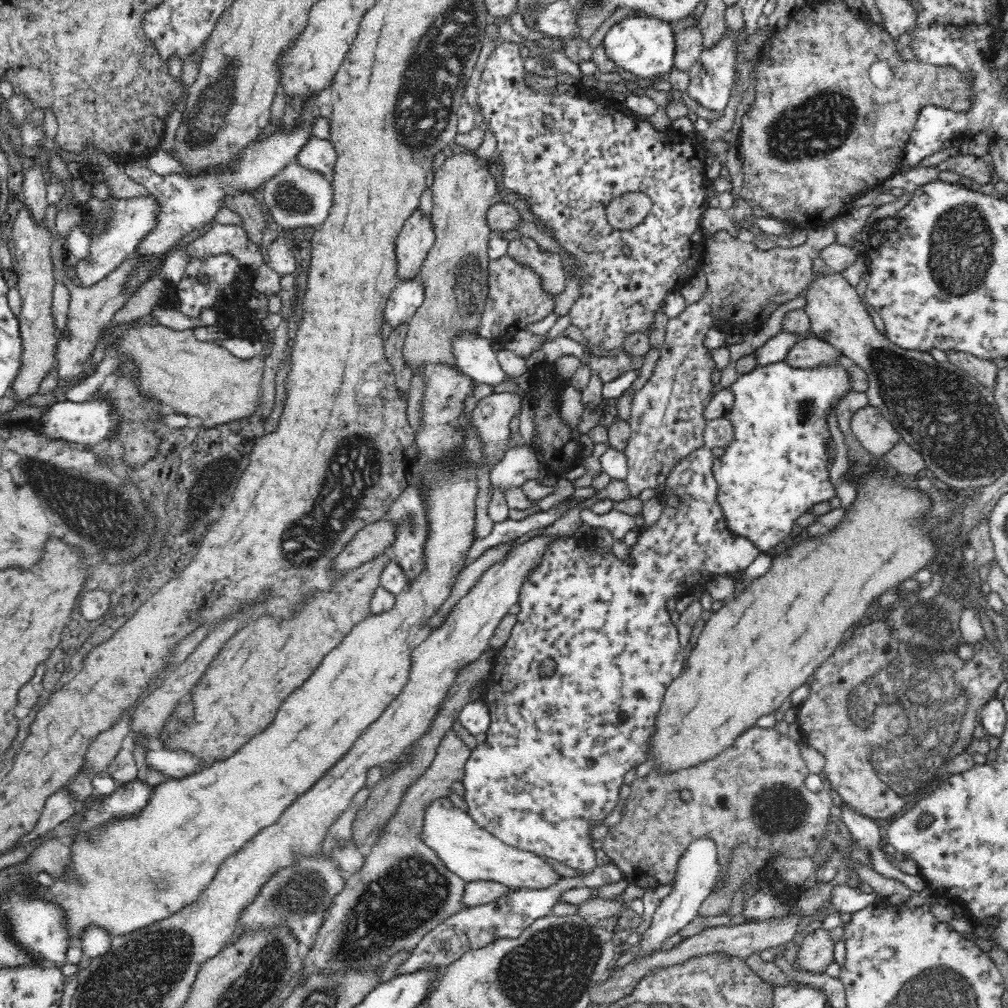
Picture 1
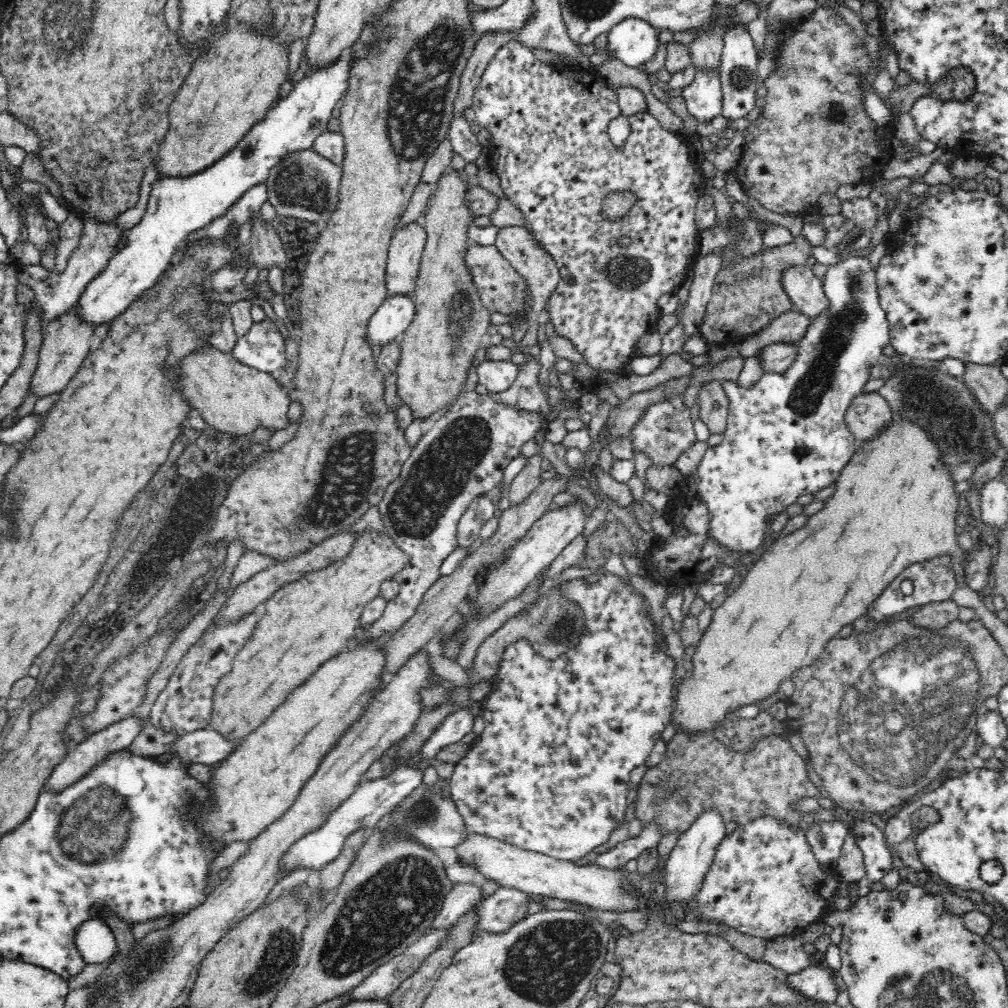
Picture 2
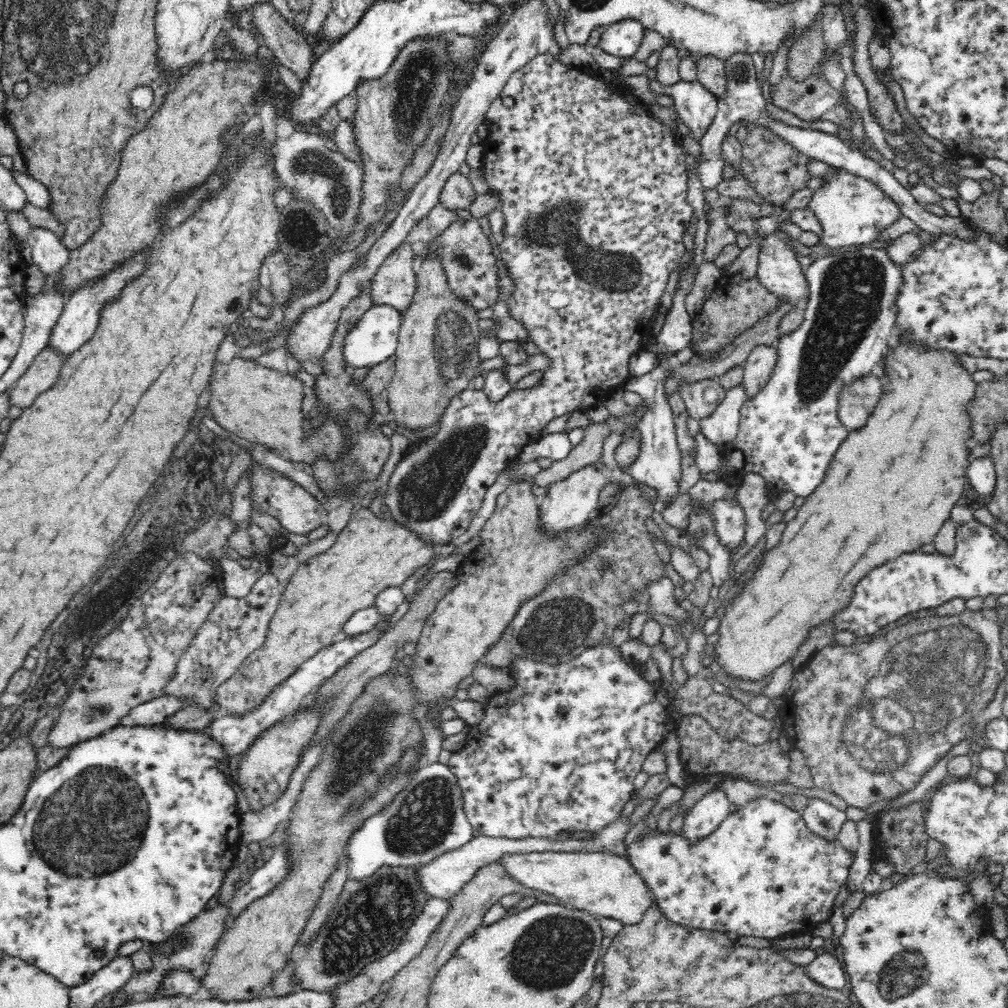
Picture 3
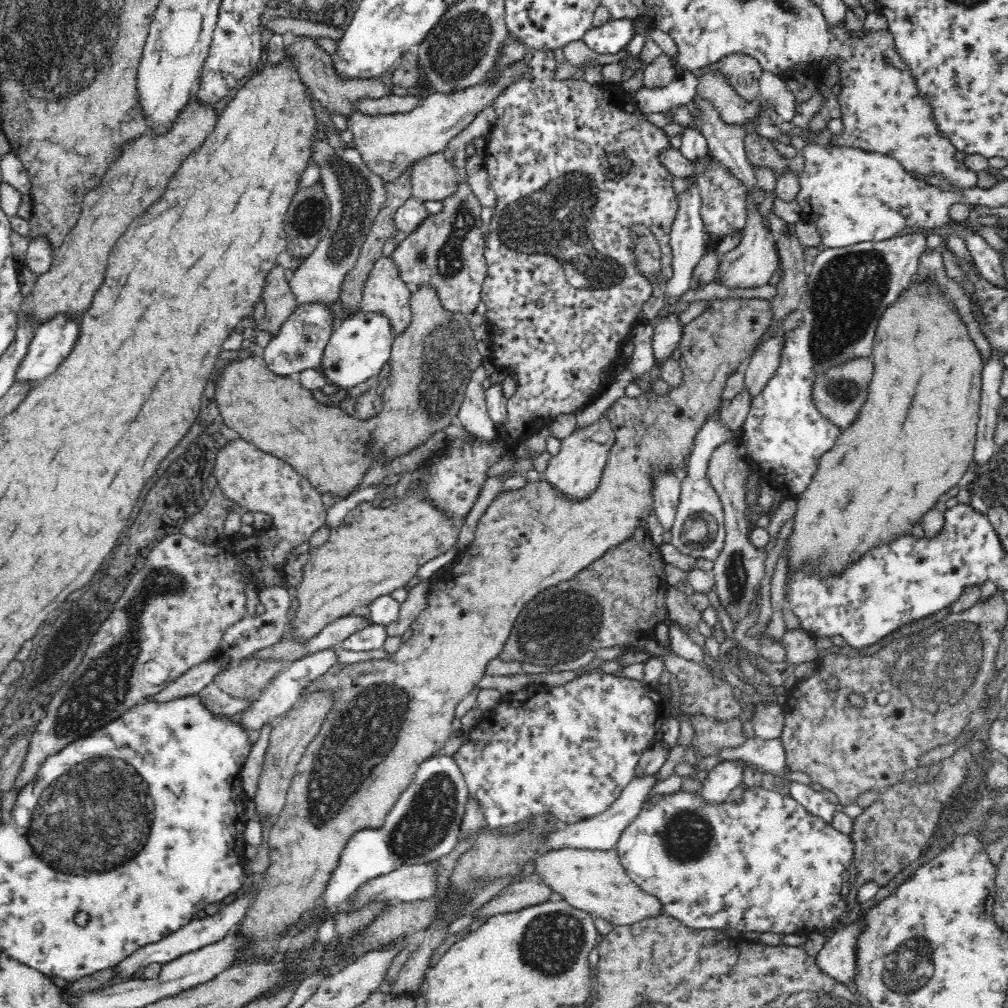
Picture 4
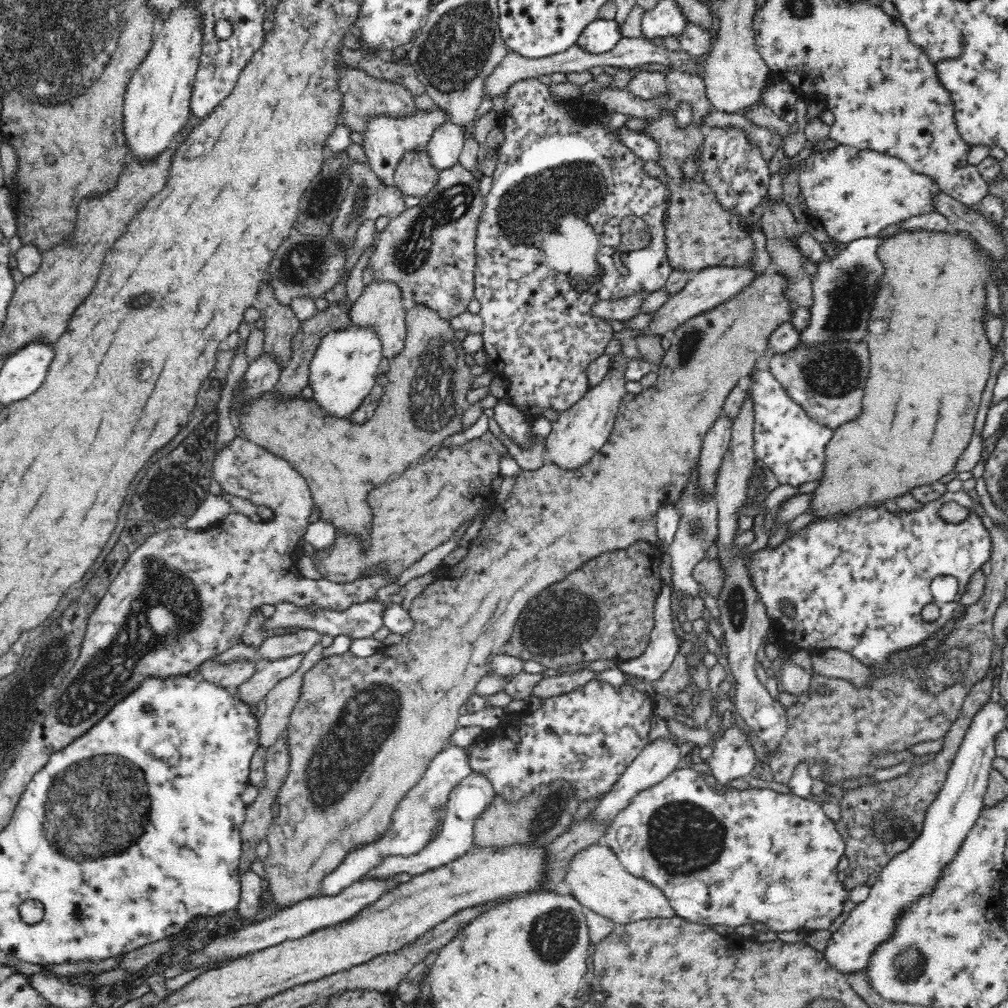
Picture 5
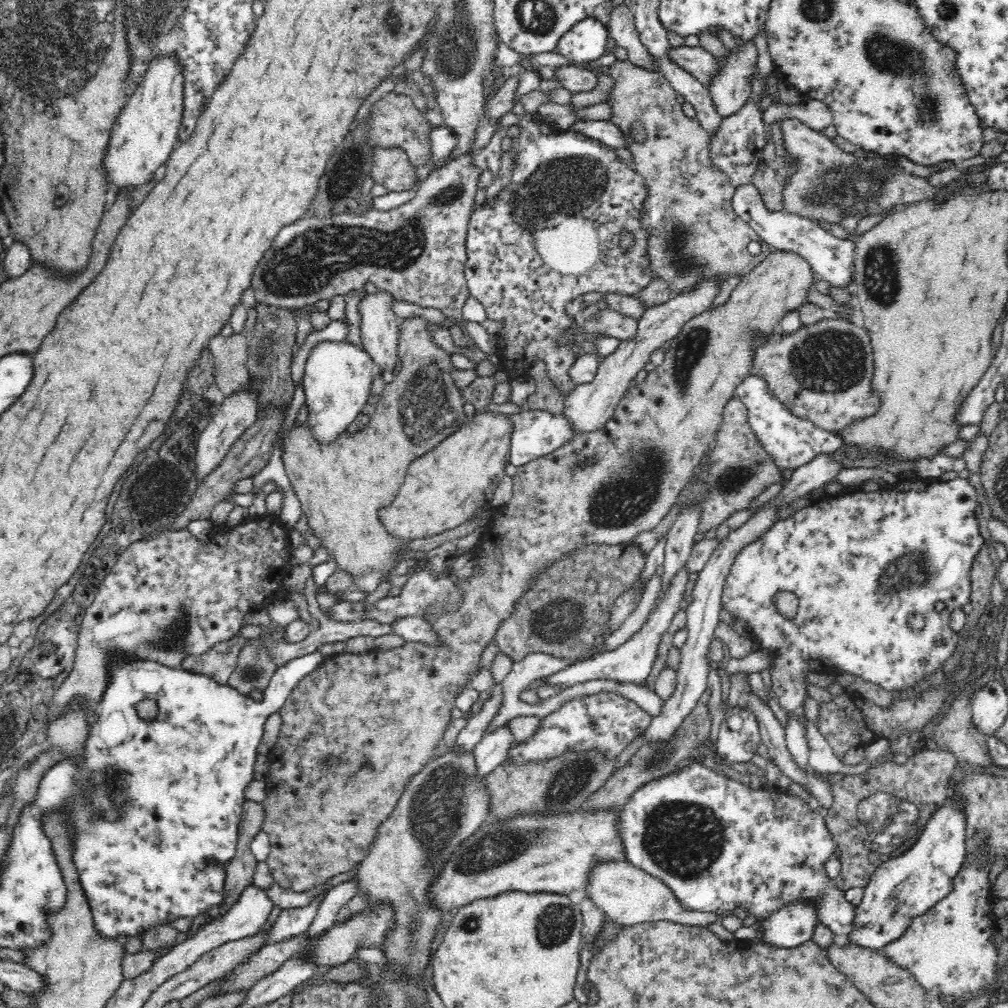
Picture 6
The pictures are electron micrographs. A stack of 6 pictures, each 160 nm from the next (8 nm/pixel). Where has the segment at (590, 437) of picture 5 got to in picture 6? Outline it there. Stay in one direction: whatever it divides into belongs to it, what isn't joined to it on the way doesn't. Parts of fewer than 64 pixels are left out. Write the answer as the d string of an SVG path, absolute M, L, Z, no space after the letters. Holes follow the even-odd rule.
M712 280L697 290L672 296L672 299L665 304L646 309L637 318L638 328L636 328L634 338L621 341L612 354L600 353L598 372L594 380L586 384L575 384L572 392L565 398L563 413L571 419L576 432L579 434L599 429L612 416L630 381L635 378L644 364L650 361L652 352L658 350L664 342L676 338L691 318L700 316L708 310L721 290L717 280Z

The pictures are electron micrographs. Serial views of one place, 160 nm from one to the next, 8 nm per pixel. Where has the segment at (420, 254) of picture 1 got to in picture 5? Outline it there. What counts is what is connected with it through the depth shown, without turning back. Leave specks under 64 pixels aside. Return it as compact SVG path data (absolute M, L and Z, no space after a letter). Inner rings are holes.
M373 280L362 291L362 295L350 306L349 316L353 325L371 330L380 341L381 355L393 359L400 354L405 343L405 308L398 287L392 282Z

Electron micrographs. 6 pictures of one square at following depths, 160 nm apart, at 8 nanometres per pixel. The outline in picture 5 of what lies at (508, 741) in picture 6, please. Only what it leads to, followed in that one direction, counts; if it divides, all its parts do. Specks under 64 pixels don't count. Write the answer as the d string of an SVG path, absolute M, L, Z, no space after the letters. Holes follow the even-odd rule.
M473 770L460 780L456 786L448 791L446 808L444 810L443 829L441 833L428 843L422 850L408 856L385 856L379 860L377 865L370 867L360 878L362 880L382 880L382 878L393 877L396 874L404 872L404 874L419 875L438 865L455 859L464 851L473 846L474 827L476 818L485 809L485 806L492 800L494 787L490 778L487 778L482 772Z

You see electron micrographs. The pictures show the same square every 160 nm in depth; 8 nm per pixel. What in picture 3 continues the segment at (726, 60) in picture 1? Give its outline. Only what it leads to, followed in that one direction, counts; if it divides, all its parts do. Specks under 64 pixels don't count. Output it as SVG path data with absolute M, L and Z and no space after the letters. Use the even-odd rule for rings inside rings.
M678 81L671 85L651 83L650 88L656 94L668 94L674 97L674 109L678 118L690 128L694 140L700 140L712 124L717 111L717 98L700 84L700 81Z

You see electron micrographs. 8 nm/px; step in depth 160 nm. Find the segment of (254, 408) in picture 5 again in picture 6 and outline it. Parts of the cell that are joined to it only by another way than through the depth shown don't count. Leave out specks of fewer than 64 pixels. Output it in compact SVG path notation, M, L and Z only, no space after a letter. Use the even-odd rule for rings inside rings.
M420 316L403 320L399 326L400 370L387 380L384 395L377 403L377 411L358 433L348 435L344 432L339 441L321 445L310 437L307 426L294 423L281 441L285 472L300 501L301 512L308 518L308 528L316 534L316 538L320 538L320 546L326 550L328 560L334 560L337 570L351 577L351 590L372 592L400 562L426 558L426 552L416 551L406 539L386 530L380 520L380 510L394 502L411 462L430 452L467 421L458 384L451 377L454 366L450 355L432 341L432 328L433 324Z

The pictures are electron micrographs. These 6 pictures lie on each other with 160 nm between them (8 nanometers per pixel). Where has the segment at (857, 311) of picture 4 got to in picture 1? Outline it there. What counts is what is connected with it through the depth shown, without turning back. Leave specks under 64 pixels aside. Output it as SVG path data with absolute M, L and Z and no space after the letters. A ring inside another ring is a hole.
M840 352L837 362L808 368L792 368L783 361L756 367L748 374L738 375L736 382L722 388L733 394L732 406L726 412L733 426L733 436L732 442L723 446L724 454L712 459L716 500L721 506L726 530L750 541L761 552L772 551L790 534L794 522L802 514L835 494L828 468L838 450L828 418L838 408L838 402L852 390L850 365L843 362L844 357L850 359Z

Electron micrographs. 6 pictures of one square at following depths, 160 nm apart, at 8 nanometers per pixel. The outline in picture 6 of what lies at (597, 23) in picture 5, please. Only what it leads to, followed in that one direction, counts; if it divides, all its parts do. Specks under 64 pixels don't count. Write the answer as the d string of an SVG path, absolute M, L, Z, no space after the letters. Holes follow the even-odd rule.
M593 16L575 22L560 35L555 51L572 62L592 62L606 52L607 27Z

